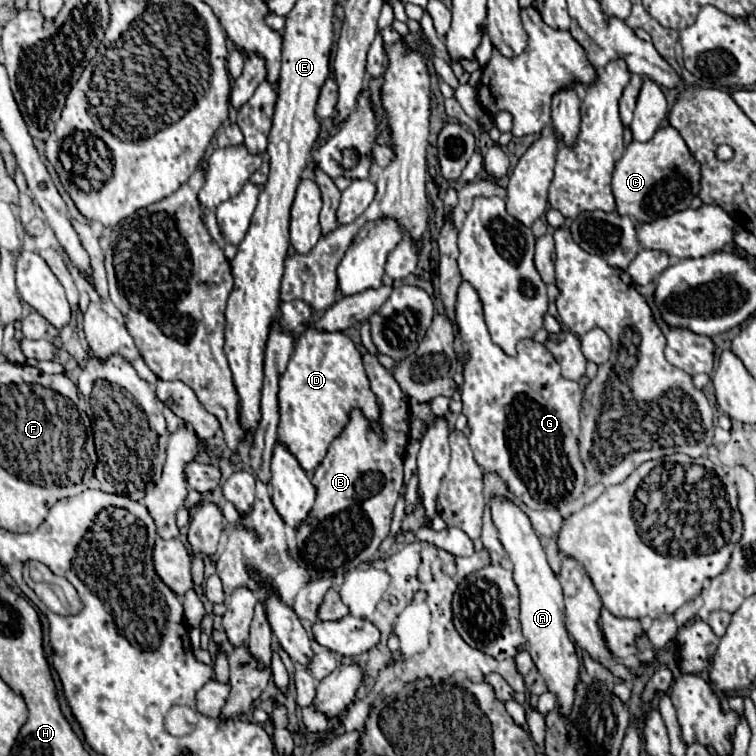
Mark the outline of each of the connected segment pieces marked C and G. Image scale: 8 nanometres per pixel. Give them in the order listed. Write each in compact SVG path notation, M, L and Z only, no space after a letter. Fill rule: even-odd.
M673 126L657 128L651 140L625 146L623 156L613 168L613 194L617 200L617 212L631 216L637 222L651 222L675 212L687 210L691 200L699 194L701 164L689 152L683 136Z
M463 282L457 294L457 328L463 340L463 350L469 354L469 362L463 368L463 414L469 420L469 444L473 448L477 464L485 472L497 472L507 482L513 494L517 494L529 508L551 510L561 502L573 502L583 494L585 476L583 464L579 464L579 404L583 390L573 380L563 380L559 374L559 364L545 350L543 344L535 340L521 340L517 344L517 356L507 356L497 344L491 342L487 324L483 320L483 308L479 304L477 292Z

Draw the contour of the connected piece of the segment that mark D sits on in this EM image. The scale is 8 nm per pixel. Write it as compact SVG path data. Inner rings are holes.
M309 328L295 342L283 380L279 380L279 440L291 448L303 470L315 470L325 458L329 444L347 426L353 408L359 408L377 430L381 408L369 388L359 350L343 332L315 332Z

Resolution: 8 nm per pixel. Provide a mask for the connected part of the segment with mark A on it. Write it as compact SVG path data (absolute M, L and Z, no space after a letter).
M493 496L489 502L493 524L499 532L499 540L513 562L513 580L521 594L521 630L529 644L529 654L535 662L535 668L545 680L545 686L551 694L557 696L557 710L563 718L571 714L575 700L575 686L579 682L579 658L573 640L569 638L563 624L563 594L557 576L547 564L545 550L539 542L537 532L533 530L527 514L503 496Z

